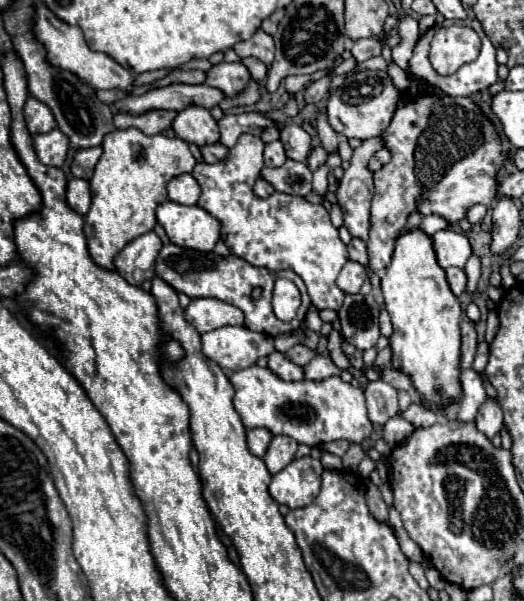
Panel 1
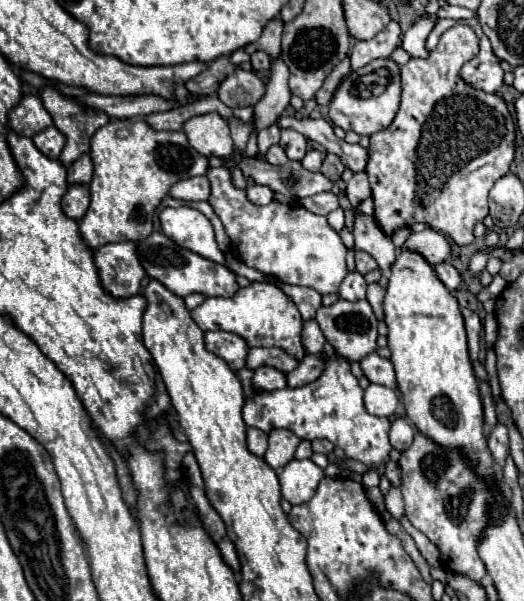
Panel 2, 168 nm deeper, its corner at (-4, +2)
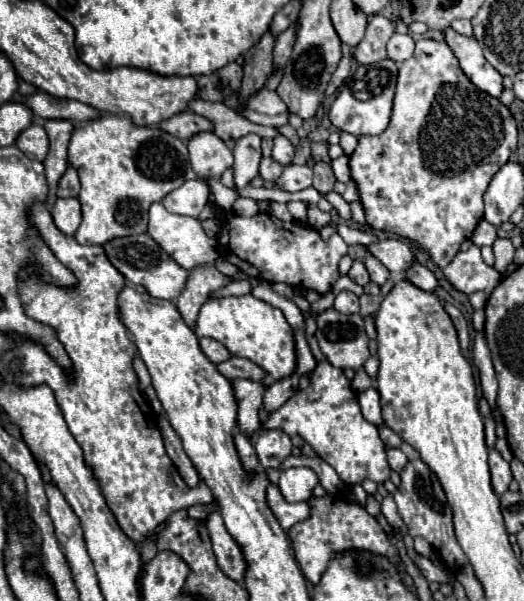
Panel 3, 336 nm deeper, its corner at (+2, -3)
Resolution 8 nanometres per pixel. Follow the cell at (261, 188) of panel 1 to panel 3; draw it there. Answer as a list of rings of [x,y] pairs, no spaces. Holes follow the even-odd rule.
[[[237,199],[233,203],[233,213],[235,215],[243,215],[243,217],[253,217],[255,213],[259,213],[259,207],[257,207],[257,201],[255,199]]]

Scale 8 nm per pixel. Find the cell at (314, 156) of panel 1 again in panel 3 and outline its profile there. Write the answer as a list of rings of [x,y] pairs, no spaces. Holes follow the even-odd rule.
[[[287,165],[275,185],[281,191],[295,193],[295,191],[311,187],[311,183],[313,183],[313,169],[311,167],[307,167],[307,165]]]

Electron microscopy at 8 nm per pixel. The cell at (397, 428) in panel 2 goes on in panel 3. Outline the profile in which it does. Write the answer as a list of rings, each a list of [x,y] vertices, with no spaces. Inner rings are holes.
[[[389,449],[387,451],[387,461],[389,461],[391,469],[397,471],[397,473],[401,473],[405,469],[405,465],[407,465],[407,457],[405,457],[405,453],[401,449]]]

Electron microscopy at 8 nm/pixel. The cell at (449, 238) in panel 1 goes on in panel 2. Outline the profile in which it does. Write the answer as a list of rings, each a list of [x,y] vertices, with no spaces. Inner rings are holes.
[[[427,228],[423,232],[413,232],[403,248],[421,252],[431,266],[437,266],[441,262],[451,260],[451,244],[449,244],[449,240],[441,232],[431,230],[431,228]]]

